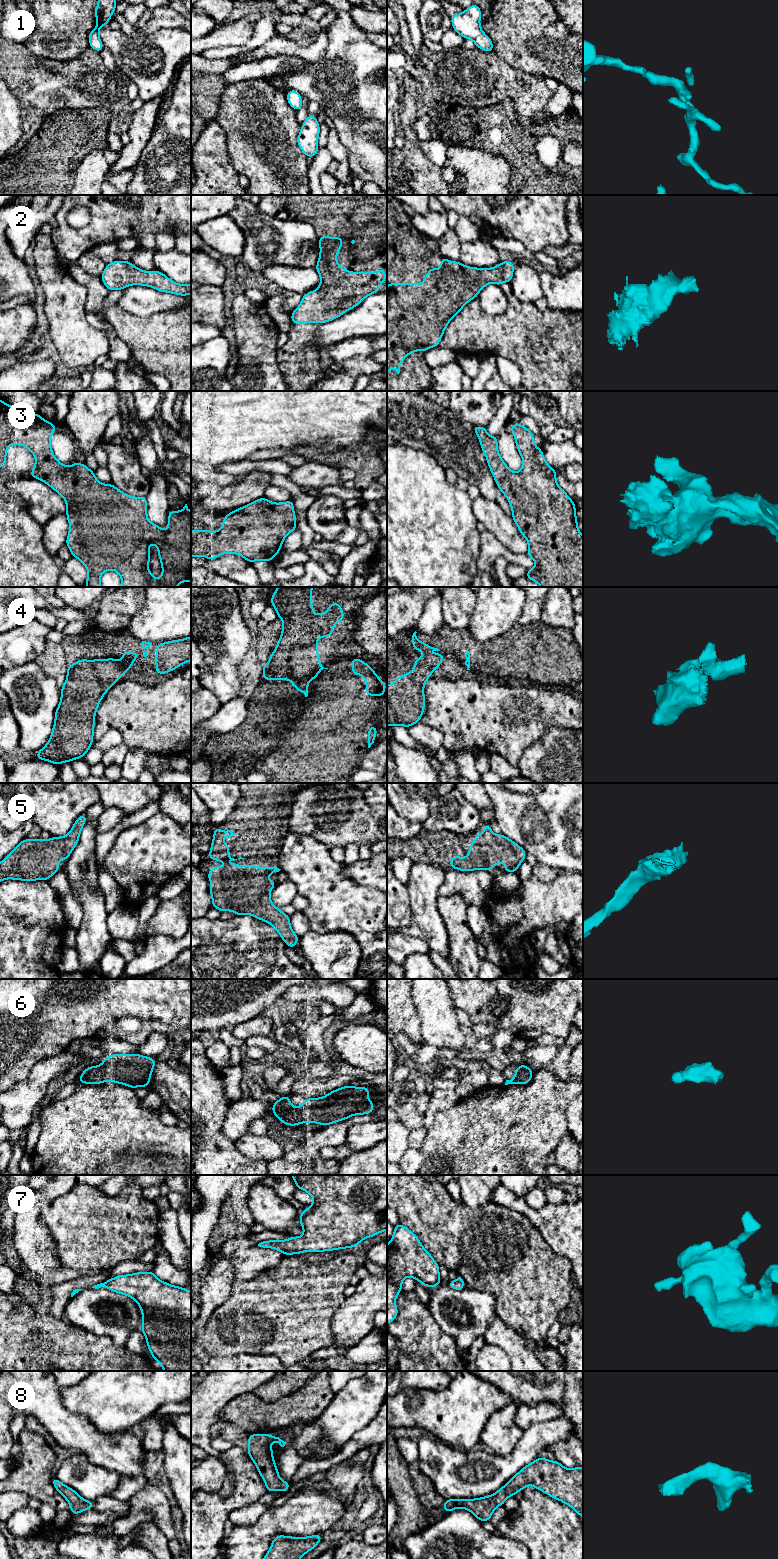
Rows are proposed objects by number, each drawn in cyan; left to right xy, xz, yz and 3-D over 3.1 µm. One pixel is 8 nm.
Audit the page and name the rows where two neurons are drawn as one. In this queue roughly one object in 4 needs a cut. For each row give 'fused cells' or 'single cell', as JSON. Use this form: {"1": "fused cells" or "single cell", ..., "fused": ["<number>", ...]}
{"1": "single cell", "2": "single cell", "3": "single cell", "4": "fused cells", "5": "single cell", "6": "single cell", "7": "single cell", "8": "single cell", "fused": ["4"]}

